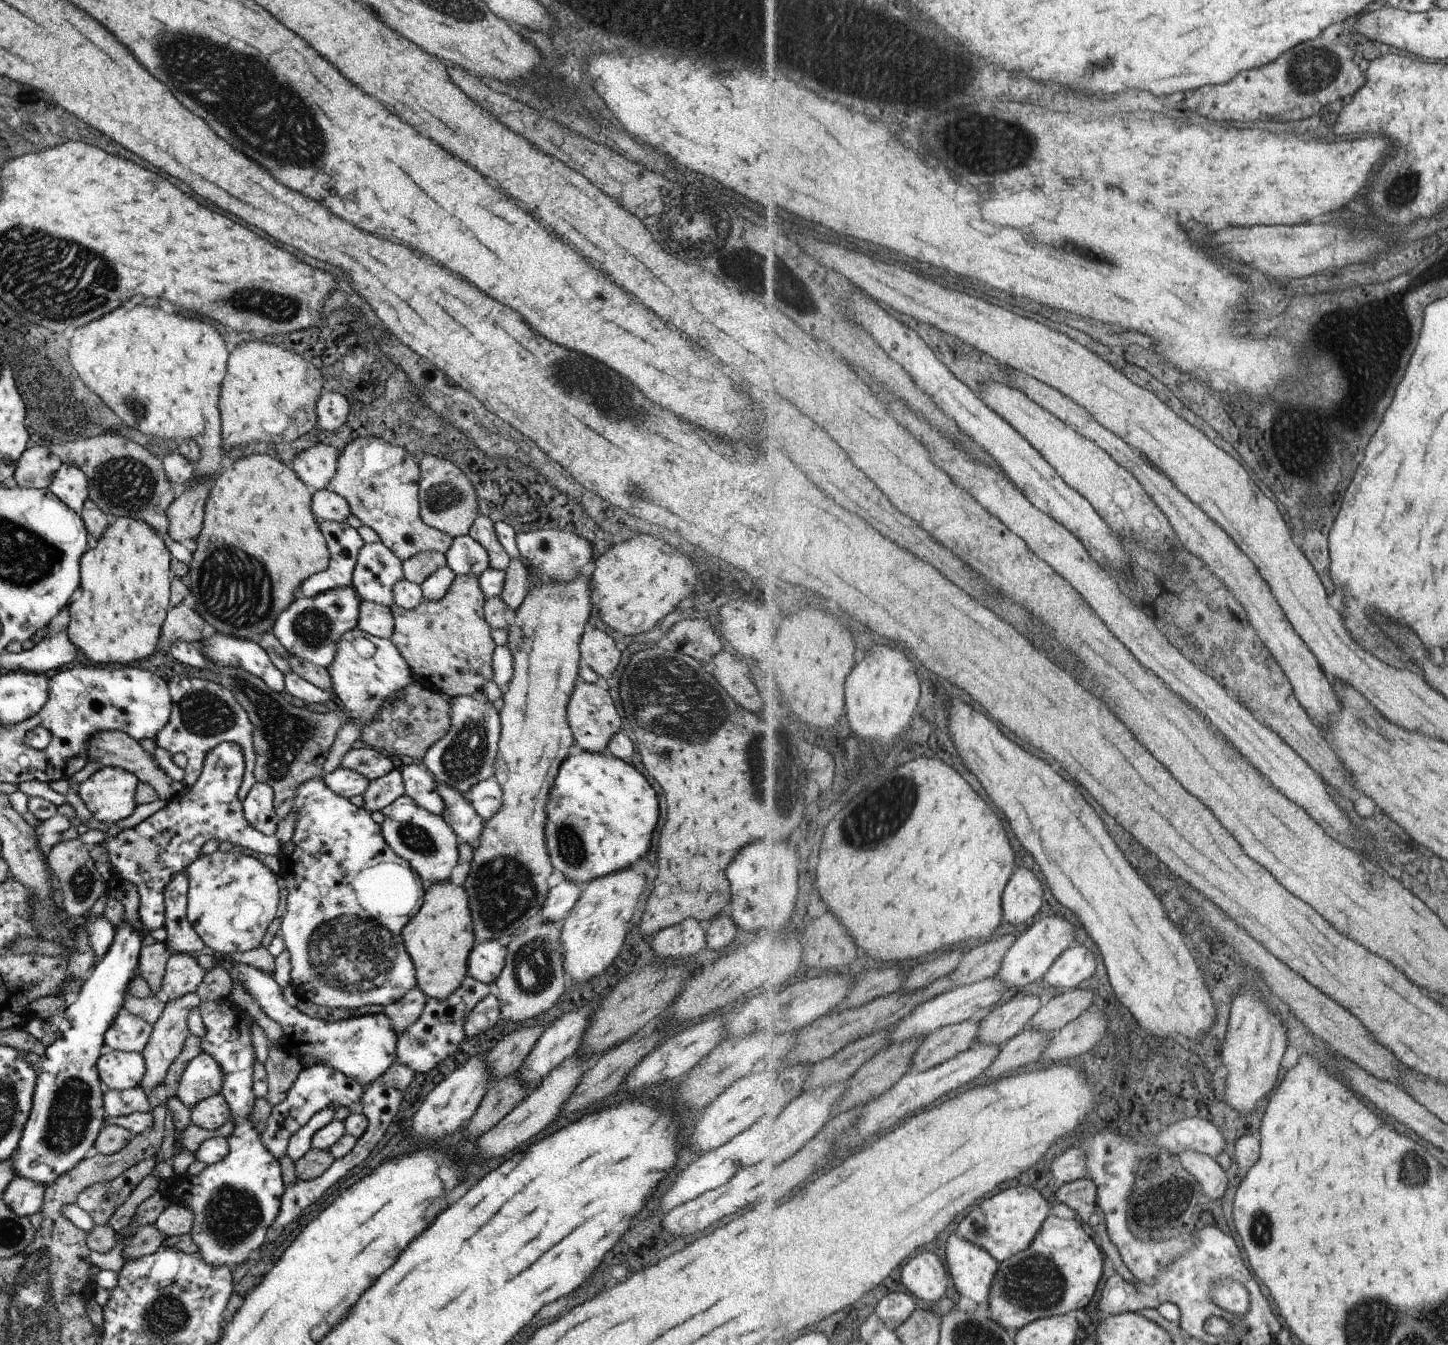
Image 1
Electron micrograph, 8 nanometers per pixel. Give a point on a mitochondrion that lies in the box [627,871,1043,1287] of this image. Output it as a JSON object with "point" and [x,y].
{"point":[978,1231]}

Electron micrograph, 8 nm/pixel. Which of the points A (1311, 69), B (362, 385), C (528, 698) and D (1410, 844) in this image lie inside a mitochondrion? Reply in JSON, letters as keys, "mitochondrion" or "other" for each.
{"A":"mitochondrion","B":"other","C":"other","D":"other"}

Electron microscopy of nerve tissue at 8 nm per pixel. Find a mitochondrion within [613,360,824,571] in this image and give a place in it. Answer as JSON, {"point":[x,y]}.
{"point":[634,492]}

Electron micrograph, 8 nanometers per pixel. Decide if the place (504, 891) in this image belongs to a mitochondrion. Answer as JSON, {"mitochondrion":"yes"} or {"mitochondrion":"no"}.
{"mitochondrion":"yes"}

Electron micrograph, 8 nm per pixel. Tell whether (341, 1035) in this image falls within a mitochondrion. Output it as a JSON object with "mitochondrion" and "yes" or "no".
{"mitochondrion":"no"}

